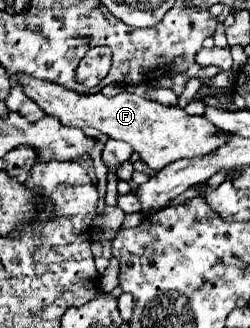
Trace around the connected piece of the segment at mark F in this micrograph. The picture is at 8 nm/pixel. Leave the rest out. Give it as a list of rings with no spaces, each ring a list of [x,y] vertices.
[[[19,75],[19,85],[25,95],[35,101],[47,115],[55,115],[67,127],[93,127],[111,139],[127,141],[149,169],[159,171],[177,159],[191,159],[213,153],[217,147],[231,139],[229,133],[215,135],[215,127],[207,117],[187,115],[181,107],[165,107],[135,93],[121,91],[115,97],[101,97],[101,93],[77,93],[53,81],[43,81],[31,75]]]

